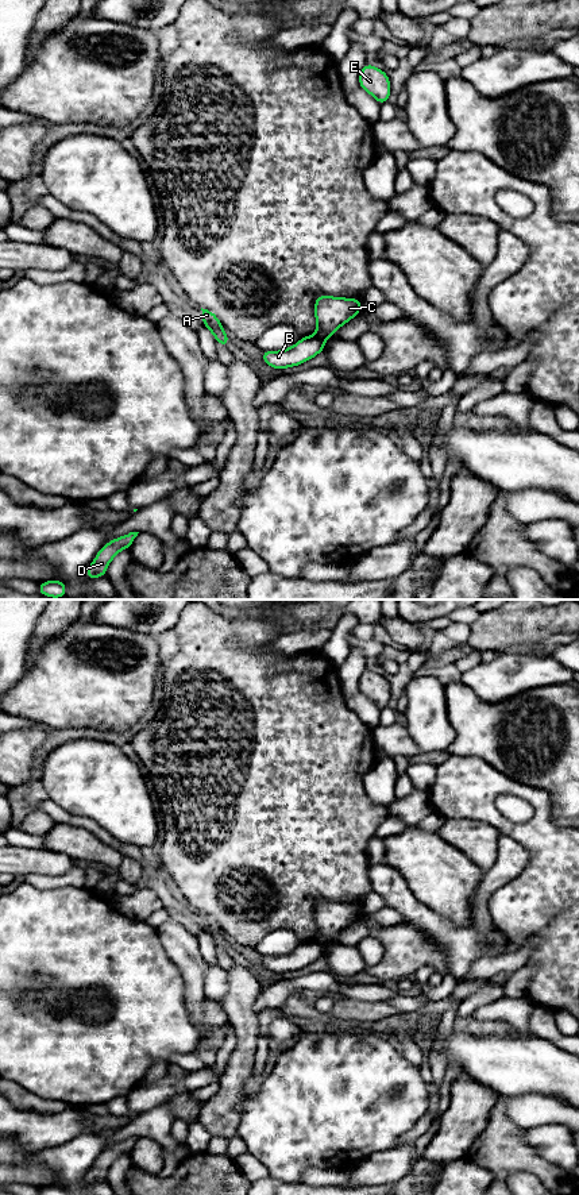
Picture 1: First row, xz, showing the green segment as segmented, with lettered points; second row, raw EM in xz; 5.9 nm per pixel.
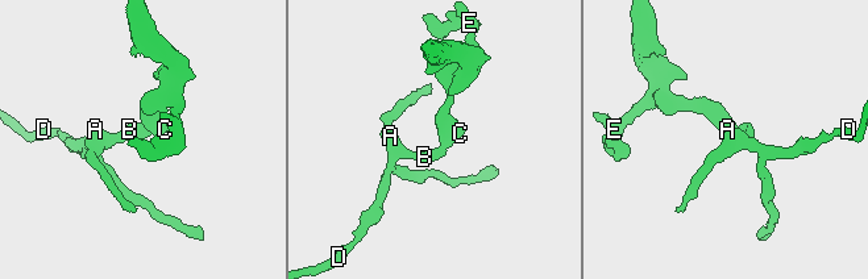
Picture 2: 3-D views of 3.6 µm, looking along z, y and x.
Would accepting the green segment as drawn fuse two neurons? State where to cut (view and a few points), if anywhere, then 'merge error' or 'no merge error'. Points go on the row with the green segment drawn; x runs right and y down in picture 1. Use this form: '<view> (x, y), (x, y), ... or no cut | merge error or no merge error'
xz (313, 335), (323, 342) | merge error

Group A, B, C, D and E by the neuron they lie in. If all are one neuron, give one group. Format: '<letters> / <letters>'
A B D / C E

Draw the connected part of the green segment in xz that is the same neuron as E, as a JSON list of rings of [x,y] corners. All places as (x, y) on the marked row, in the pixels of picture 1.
[[[366,63],[359,74],[359,85],[362,89],[368,92],[379,104],[383,104],[390,97],[390,80],[387,74],[373,66]]]

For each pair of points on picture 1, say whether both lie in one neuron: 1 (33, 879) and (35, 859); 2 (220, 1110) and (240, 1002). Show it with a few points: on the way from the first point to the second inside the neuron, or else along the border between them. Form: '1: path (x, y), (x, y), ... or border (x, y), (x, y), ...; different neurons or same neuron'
1: border (65, 871), (57, 875), (29, 874), (26, 877); different neurons
2: path (231, 1083), (243, 1056), (243, 1029); same neuron

